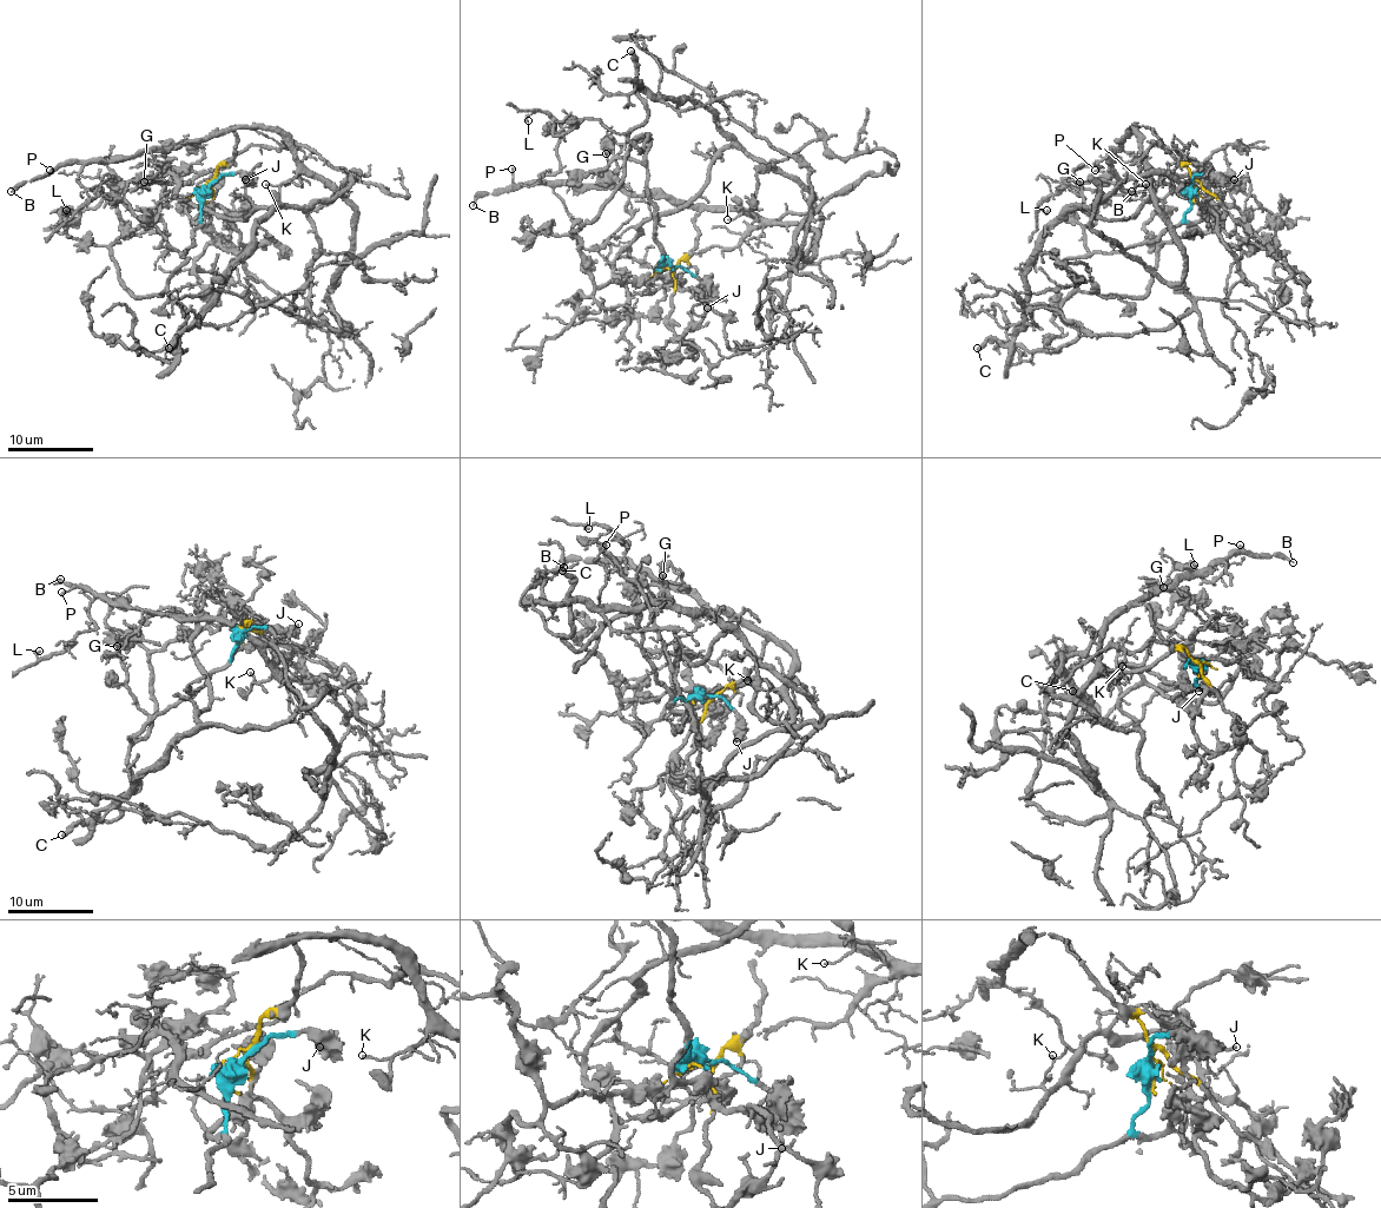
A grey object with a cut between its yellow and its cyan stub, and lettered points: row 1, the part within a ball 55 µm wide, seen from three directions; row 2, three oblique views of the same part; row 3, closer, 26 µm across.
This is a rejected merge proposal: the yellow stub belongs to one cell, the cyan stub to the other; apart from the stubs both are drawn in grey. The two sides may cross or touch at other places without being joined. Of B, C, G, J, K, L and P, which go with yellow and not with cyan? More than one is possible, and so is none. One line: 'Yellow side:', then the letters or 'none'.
Yellow side: B, K, L, P

